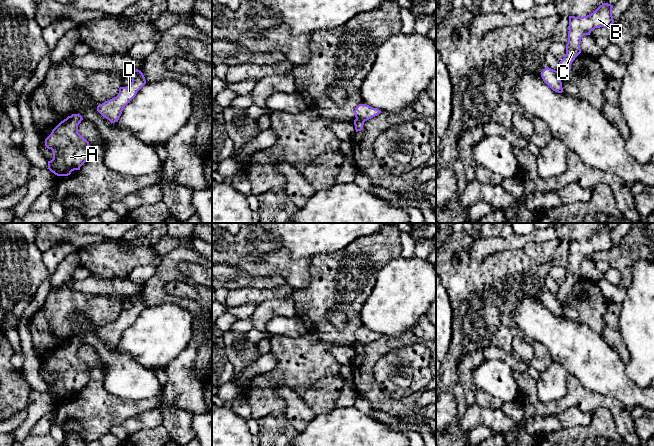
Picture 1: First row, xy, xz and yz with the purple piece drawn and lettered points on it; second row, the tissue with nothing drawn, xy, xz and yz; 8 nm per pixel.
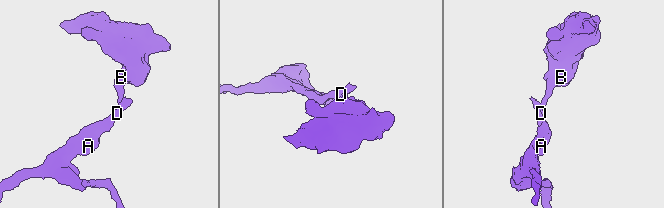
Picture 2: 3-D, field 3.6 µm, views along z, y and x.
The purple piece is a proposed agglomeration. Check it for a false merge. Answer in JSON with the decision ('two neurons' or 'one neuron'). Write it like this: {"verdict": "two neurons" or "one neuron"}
{"verdict": "two neurons"}

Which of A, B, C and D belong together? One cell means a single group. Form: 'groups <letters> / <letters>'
groups A D / B C

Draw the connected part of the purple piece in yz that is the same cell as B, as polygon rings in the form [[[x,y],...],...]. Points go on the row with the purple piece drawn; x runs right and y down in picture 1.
[[[603,3],[593,13],[583,17],[569,16],[568,43],[566,54],[559,62],[557,74],[560,78],[567,75],[572,62],[581,53],[580,42],[584,35],[590,35],[595,28],[610,27],[613,23],[613,5]]]

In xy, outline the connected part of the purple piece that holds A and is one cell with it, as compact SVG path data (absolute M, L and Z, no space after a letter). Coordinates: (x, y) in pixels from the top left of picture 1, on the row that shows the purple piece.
M72 114L61 121L45 139L45 146L53 152L53 159L48 161L48 168L57 176L68 176L74 170L80 170L80 167L90 156L89 142L78 133L78 125L83 120L79 114Z

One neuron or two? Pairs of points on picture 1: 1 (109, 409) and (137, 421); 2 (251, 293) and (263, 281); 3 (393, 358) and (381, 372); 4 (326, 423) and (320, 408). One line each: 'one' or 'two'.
1: two
2: two
3: one
4: two

